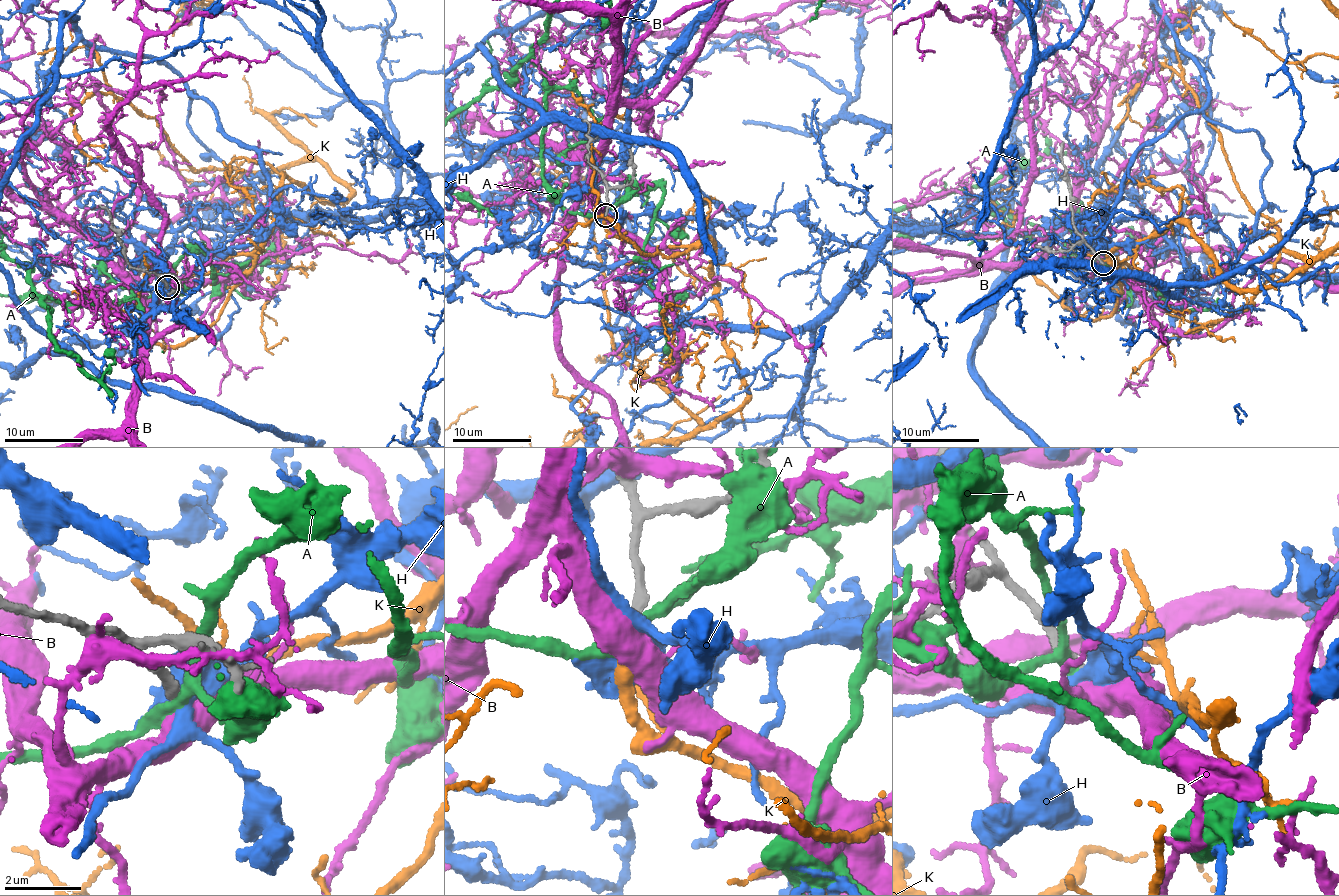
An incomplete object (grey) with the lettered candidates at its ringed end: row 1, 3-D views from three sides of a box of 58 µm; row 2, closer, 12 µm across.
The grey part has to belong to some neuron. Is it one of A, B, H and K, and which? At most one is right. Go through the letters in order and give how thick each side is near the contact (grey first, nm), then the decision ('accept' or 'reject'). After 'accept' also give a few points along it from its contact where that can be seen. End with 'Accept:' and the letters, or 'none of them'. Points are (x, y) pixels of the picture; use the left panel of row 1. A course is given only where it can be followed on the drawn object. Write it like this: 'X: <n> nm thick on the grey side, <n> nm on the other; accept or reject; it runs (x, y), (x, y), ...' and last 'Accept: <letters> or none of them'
A: 300 nm thick on the grey side, 280 nm on the other; reject
B: 240 nm thick on the grey side, 480 nm on the other; reject
H: 280 nm thick on the grey side, 400 nm on the other; reject
K: 240 nm thick on the grey side, 360 nm on the other; accept
Accept: K

